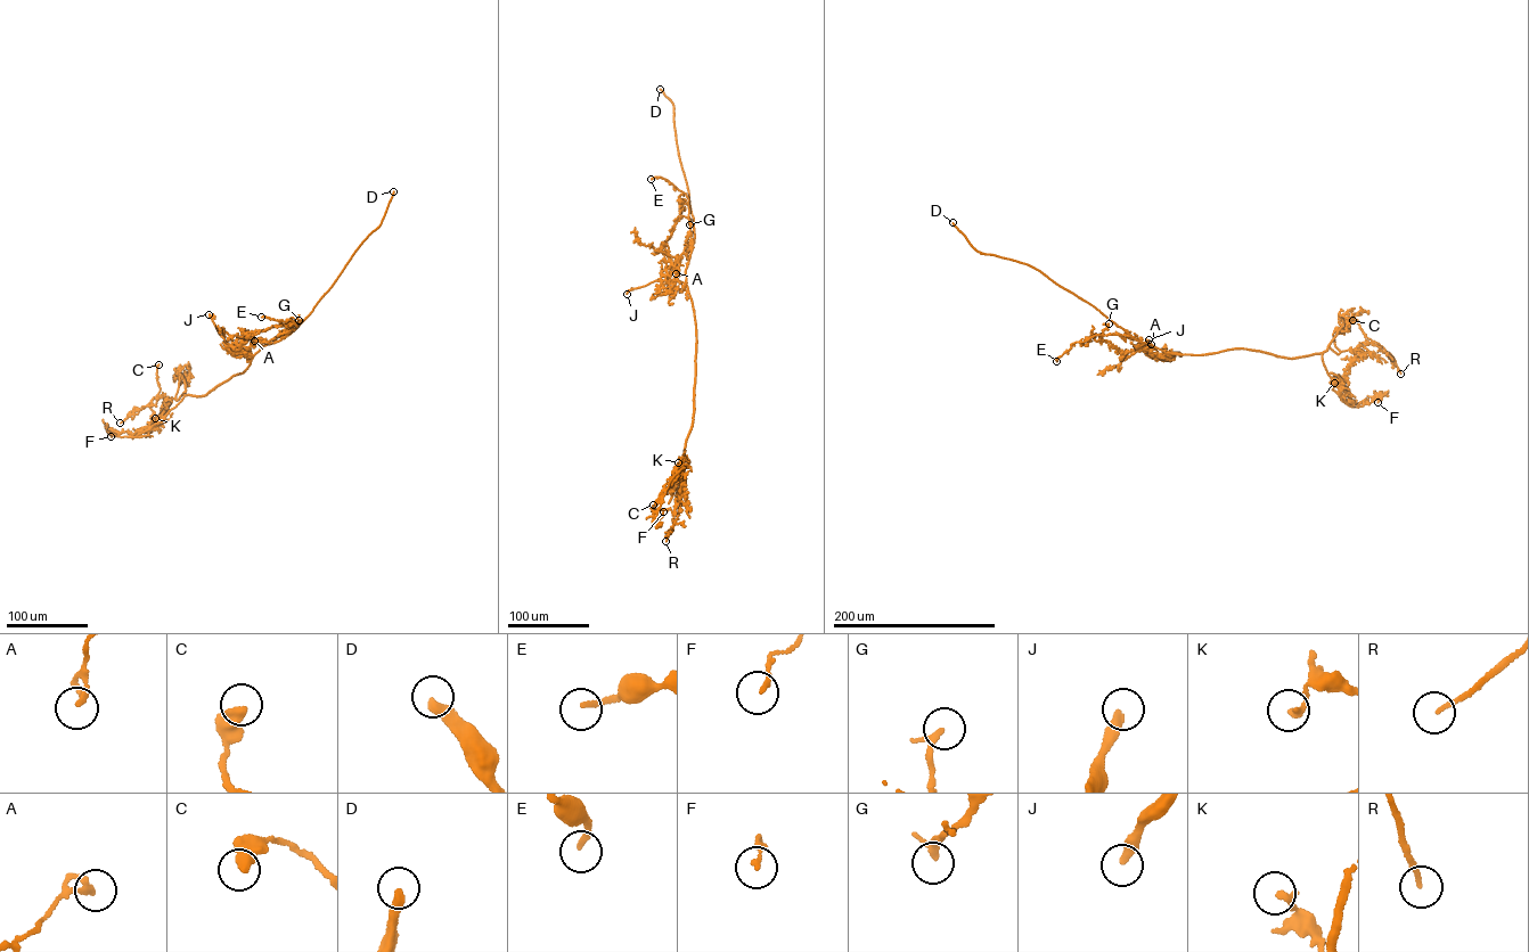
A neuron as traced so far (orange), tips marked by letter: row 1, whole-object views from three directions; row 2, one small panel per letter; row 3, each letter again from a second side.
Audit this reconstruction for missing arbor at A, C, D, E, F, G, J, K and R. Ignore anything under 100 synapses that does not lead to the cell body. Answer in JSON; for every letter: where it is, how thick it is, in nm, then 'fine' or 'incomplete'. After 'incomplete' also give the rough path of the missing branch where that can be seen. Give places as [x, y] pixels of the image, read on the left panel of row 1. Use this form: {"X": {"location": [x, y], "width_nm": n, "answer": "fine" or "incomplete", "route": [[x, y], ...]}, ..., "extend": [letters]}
{"A": {"location": [254, 341], "width_nm": 240, "answer": "fine"}, "C": {"location": [158, 364], "width_nm": 440, "answer": "fine"}, "D": {"location": [393, 191], "width_nm": 360, "answer": "incomplete", "route": [[393, 191], [420, 134], [430, 128], [443, 101], [452, 96], [465, 100], [463, 124]]}, "E": {"location": [261, 317], "width_nm": 190, "answer": "fine"}, "F": {"location": [111, 436], "width_nm": 140, "answer": "fine"}, "G": {"location": [299, 320], "width_nm": 160, "answer": "fine"}, "J": {"location": [209, 314], "width_nm": 300, "answer": "incomplete", "route": [[209, 314], [210, 310], [209, 317], [214, 327], [217, 319], [220, 321]]}, "K": {"location": [155, 418], "width_nm": 240, "answer": "fine"}, "R": {"location": [120, 423], "width_nm": 160, "answer": "fine"}, "extend": ["D", "J"]}

